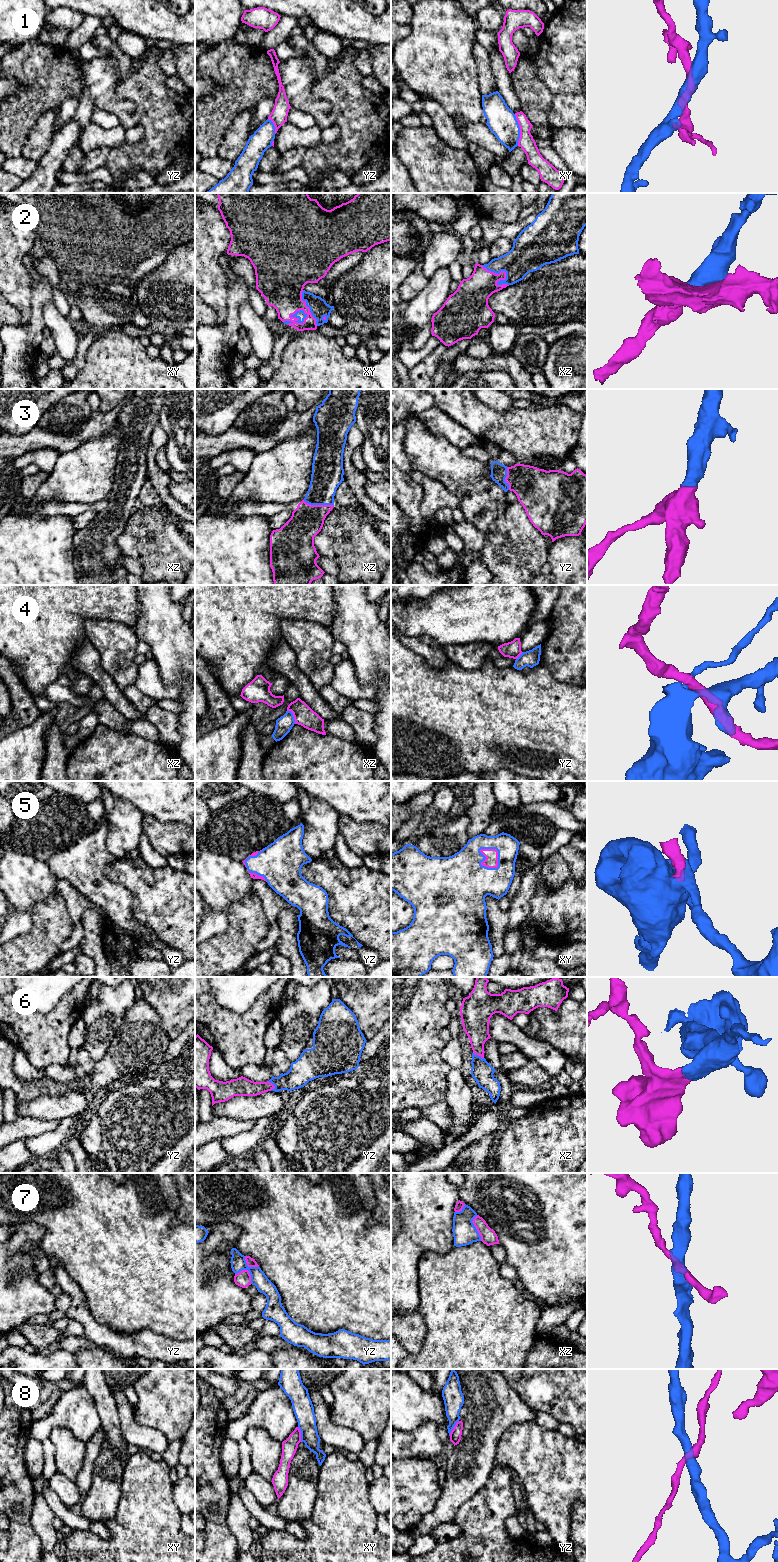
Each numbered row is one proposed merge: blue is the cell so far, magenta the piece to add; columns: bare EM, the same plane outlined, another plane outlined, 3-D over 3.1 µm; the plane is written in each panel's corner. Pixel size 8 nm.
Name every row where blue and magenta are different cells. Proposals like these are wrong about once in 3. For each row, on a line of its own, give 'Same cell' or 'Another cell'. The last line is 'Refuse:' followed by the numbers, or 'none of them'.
1: Another cell
2: Same cell
3: Same cell
4: Another cell
5: Same cell
6: Same cell
7: Another cell
8: Another cell
Refuse: 1, 4, 7, 8

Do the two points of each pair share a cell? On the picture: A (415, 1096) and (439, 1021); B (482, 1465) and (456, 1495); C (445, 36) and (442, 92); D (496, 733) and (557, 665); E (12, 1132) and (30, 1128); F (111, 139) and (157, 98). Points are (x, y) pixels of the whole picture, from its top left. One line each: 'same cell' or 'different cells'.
A: same cell
B: same cell
C: same cell
D: different cells
E: same cell
F: different cells

